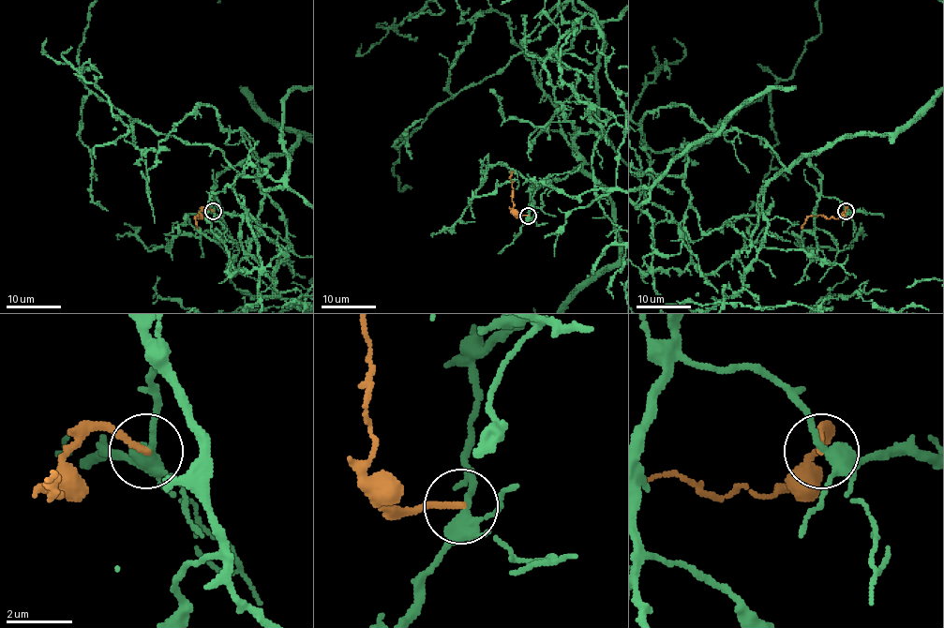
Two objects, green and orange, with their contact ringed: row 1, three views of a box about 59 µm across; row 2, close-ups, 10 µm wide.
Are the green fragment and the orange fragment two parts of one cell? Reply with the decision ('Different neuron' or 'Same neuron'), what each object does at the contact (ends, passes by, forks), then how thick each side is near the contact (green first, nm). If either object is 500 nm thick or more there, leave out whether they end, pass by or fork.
Different neuron. At the ring green forks. At the ring orange ends. Thickness 360 nm (green) against 190 nm

